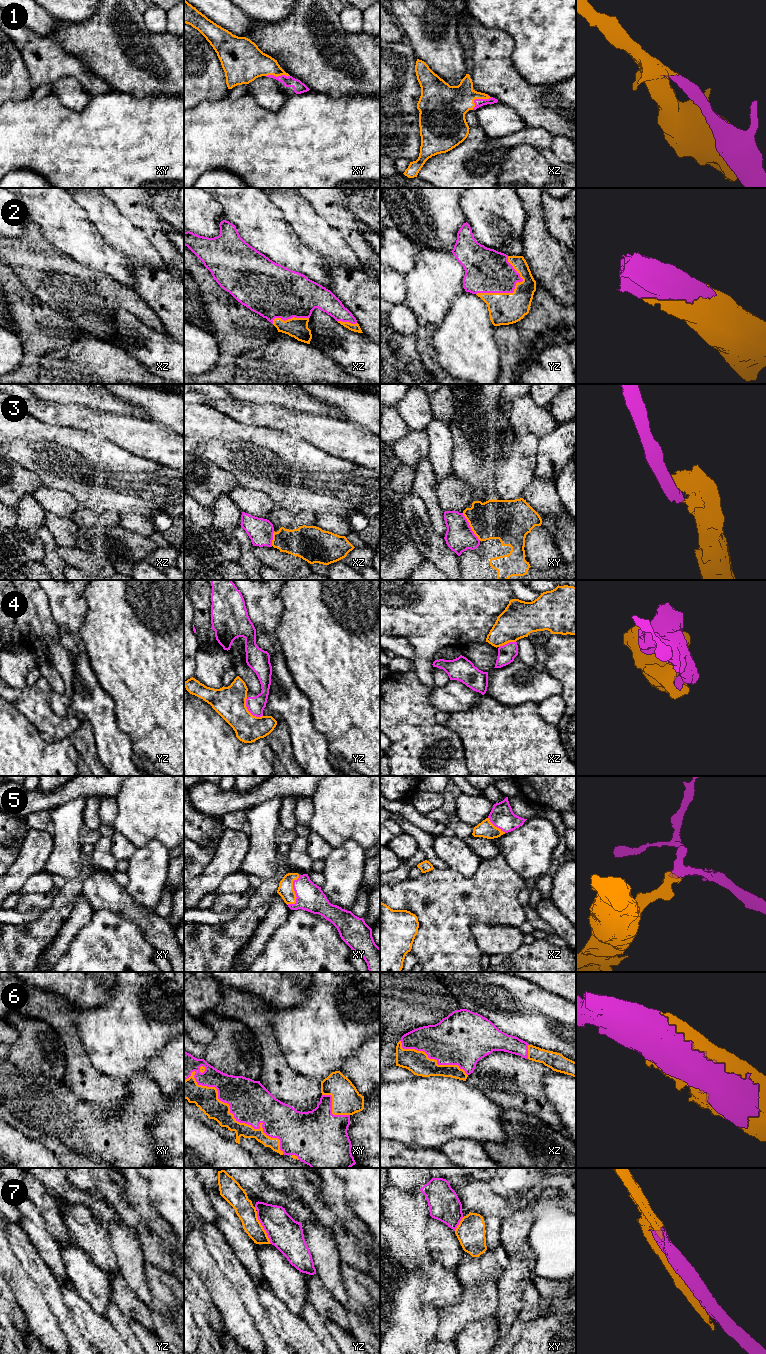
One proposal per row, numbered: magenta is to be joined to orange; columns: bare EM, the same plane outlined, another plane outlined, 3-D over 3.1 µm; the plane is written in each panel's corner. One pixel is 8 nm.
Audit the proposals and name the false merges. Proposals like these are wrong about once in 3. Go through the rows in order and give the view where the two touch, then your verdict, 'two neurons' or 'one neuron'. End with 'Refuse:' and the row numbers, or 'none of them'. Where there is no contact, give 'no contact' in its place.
1: contact in xz; one neuron
2: contact in yz; one neuron
3: contact in xy; one neuron
4: contact in yz; two neurons
5: contact in xy; one neuron
6: contact in xy; one neuron
7: contact in yz; one neuron
Refuse: 4

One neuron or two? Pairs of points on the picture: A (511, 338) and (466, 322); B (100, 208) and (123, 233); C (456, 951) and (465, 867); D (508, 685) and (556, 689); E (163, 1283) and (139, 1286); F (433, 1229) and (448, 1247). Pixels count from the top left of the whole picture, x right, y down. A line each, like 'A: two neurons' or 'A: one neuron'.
A: two neurons
B: one neuron
C: two neurons
D: one neuron
E: two neurons
F: one neuron

